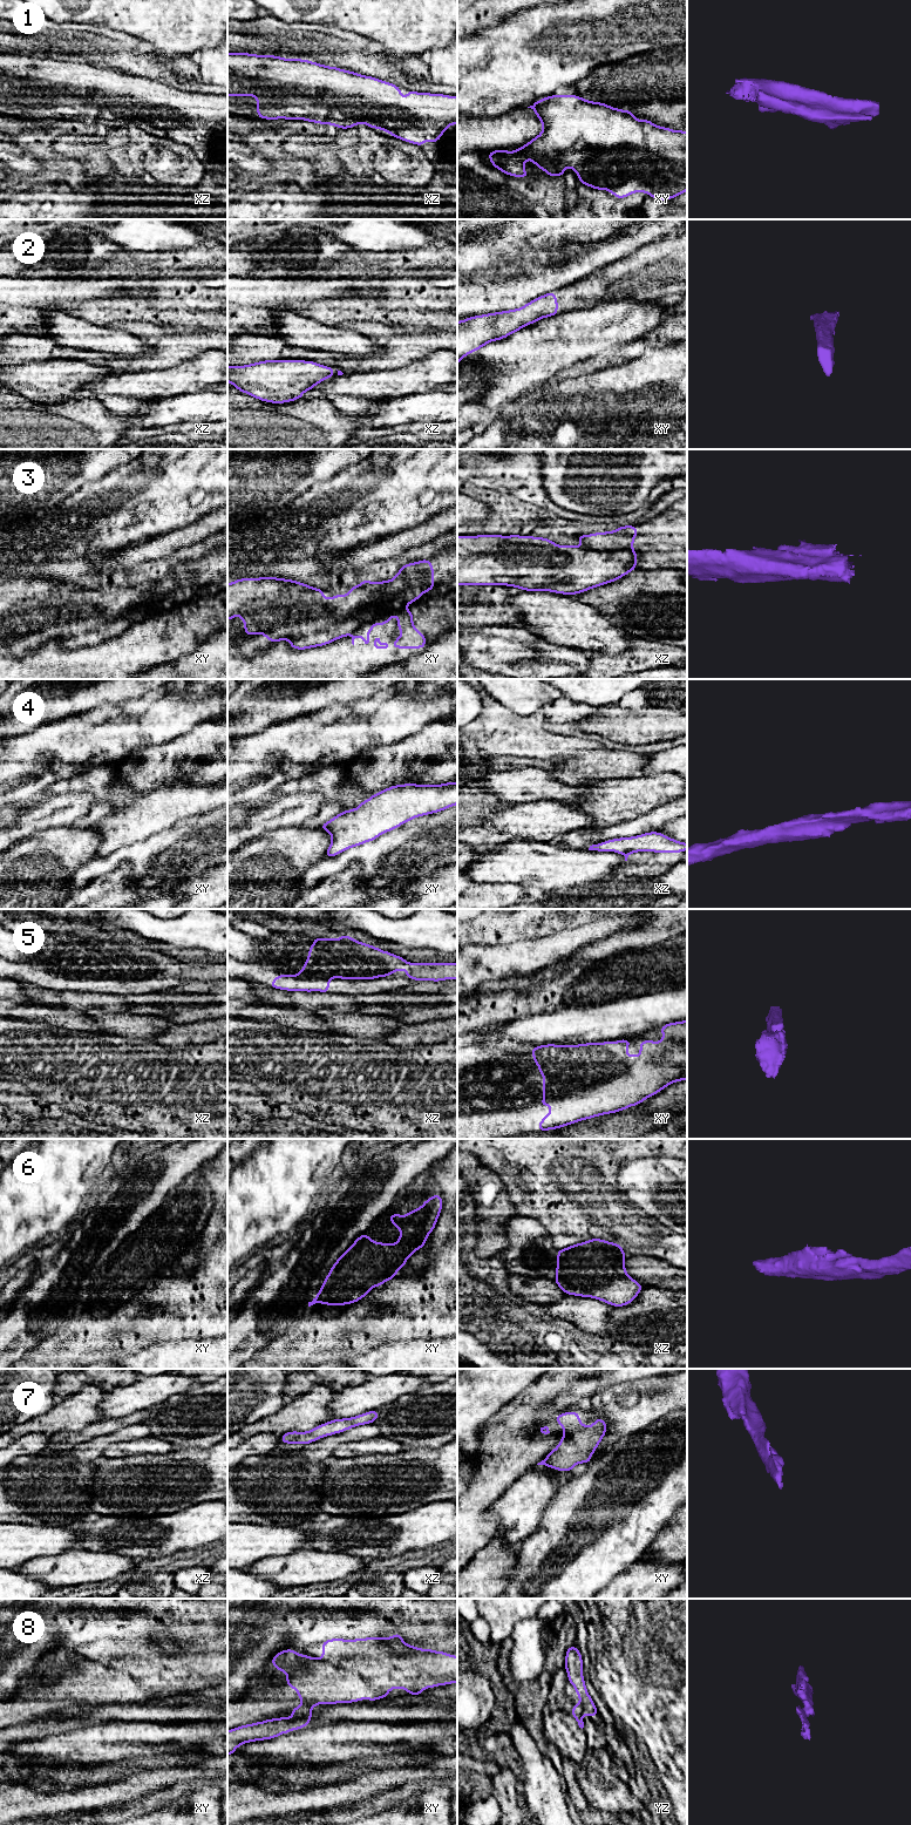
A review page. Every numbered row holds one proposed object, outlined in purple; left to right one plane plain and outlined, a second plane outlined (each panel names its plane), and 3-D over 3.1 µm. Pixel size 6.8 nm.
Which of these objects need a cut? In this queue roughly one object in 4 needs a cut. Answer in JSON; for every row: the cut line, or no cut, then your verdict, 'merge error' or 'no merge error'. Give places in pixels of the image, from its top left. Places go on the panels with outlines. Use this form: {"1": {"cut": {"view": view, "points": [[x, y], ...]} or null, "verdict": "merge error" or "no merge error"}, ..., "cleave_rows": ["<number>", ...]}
{"1": {"cut": null, "verdict": "no merge error"}, "2": {"cut": null, "verdict": "no merge error"}, "3": {"cut": {"view": "xy", "points": [[402, 606], [395, 610], [374, 608], [374, 615], [349, 632]]}, "verdict": "merge error"}, "4": {"cut": null, "verdict": "no merge error"}, "5": {"cut": null, "verdict": "no merge error"}, "6": {"cut": null, "verdict": "no merge error"}, "7": {"cut": null, "verdict": "no merge error"}, "8": {"cut": {"view": "xy", "points": [[299, 1705], [306, 1705], [311, 1712]]}, "verdict": "merge error"}, "cleave_rows": ["3", "8"]}

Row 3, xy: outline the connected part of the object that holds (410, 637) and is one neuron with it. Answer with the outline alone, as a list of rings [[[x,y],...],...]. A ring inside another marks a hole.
[[[379,606],[378,609],[370,609],[374,612],[374,617],[369,620],[362,622],[358,627],[353,629],[352,644],[354,645],[354,639],[356,637],[363,638],[363,647],[368,647],[370,640],[368,639],[368,633],[372,632],[374,625],[387,625],[392,617],[399,617],[397,629],[401,631],[401,636],[397,637],[392,647],[394,649],[424,649],[426,647],[426,636],[419,631],[414,624],[414,616],[412,610],[401,608],[395,611],[386,611],[385,608]]]

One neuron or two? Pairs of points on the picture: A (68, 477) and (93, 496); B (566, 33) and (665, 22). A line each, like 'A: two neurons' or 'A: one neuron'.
A: two neurons
B: one neuron

